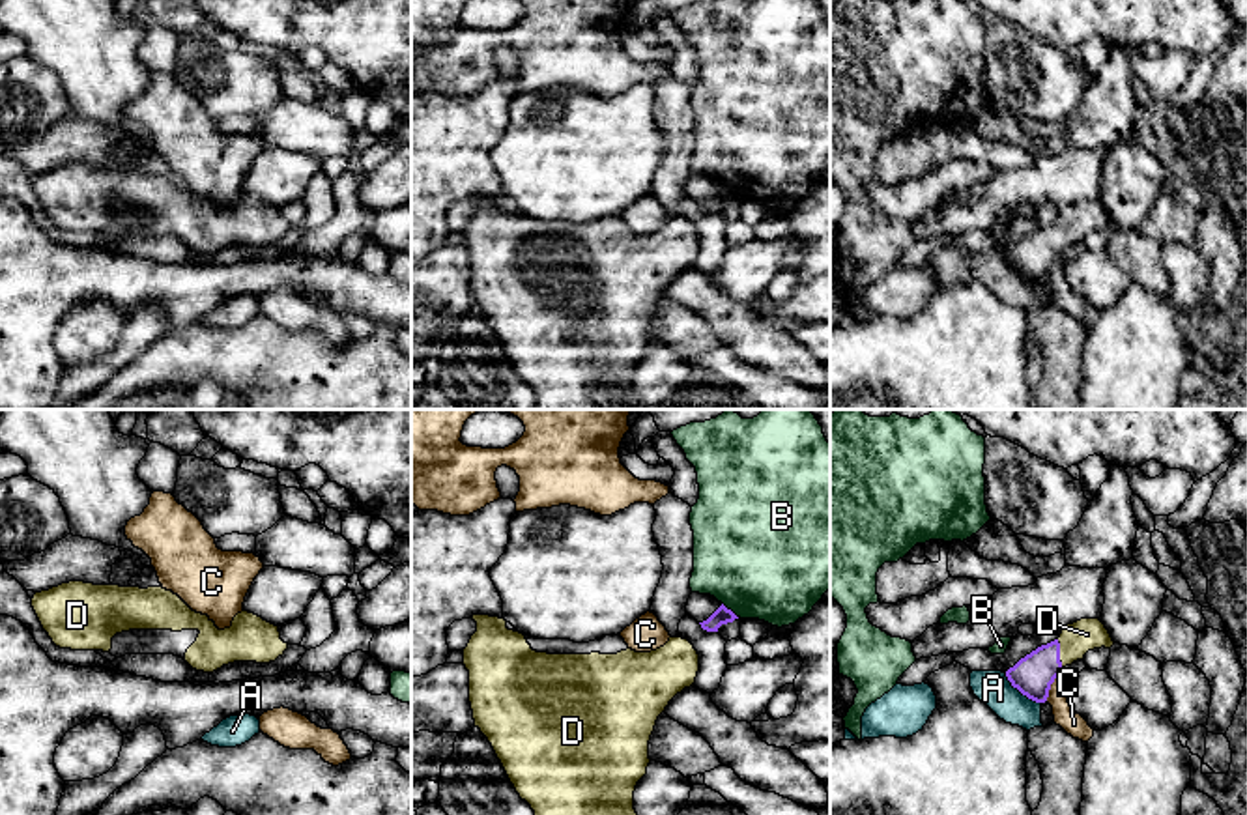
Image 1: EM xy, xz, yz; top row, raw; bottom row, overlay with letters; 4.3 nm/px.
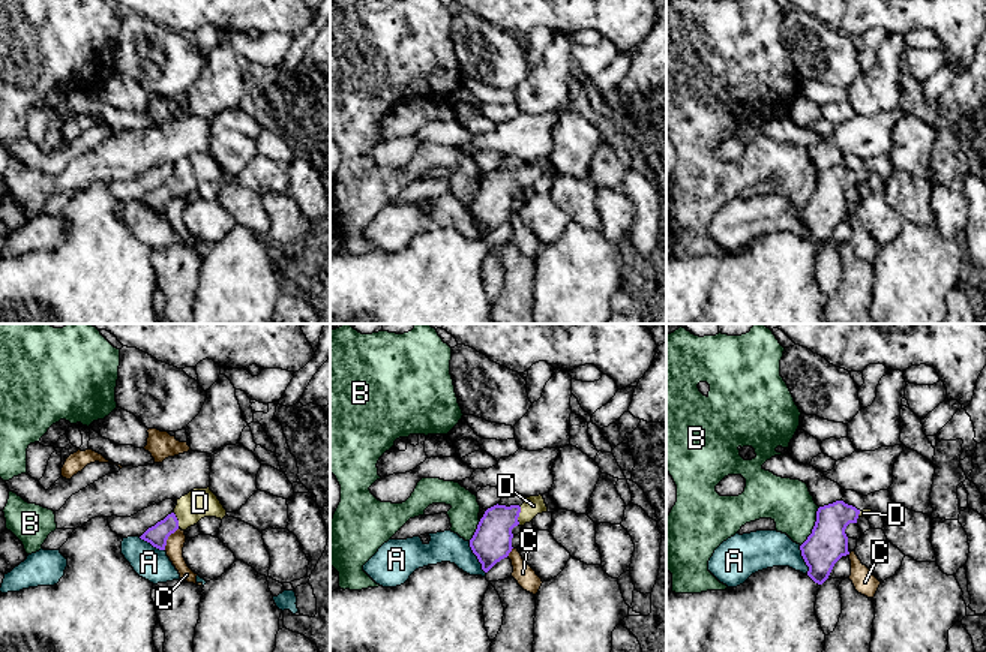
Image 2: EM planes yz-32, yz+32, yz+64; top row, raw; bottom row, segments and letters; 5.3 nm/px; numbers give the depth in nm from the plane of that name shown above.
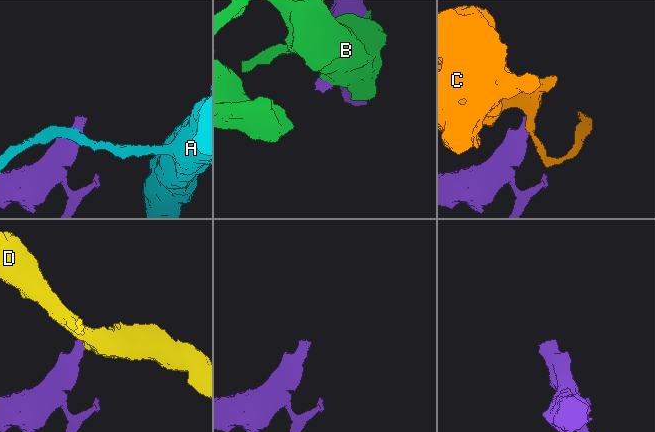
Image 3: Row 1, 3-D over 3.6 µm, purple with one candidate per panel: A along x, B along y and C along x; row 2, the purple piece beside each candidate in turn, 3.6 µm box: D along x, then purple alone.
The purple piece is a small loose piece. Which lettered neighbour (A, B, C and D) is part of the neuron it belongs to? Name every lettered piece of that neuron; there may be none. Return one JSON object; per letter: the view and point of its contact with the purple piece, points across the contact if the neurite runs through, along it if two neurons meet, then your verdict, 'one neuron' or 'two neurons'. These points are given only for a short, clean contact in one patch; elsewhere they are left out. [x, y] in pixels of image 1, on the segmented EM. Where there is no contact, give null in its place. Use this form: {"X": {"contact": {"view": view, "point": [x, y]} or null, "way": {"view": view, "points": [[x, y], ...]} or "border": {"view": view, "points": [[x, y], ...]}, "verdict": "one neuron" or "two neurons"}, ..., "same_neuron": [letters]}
{"A": {"contact": {"view": "yz", "point": [1021, 692]}, "border": {"view": "yz", "points": [[1004, 673], [1014, 686], [1040, 703]]}, "verdict": "two neurons"}, "B": {"contact": {"view": "xz", "point": [730, 610]}, "verdict": "two neurons"}, "C": {"contact": {"view": "yz", "point": [1049, 686]}, "border": {"view": "yz", "points": [[1059, 673], [1046, 700]]}, "verdict": "two neurons"}, "D": {"contact": {"view": "yz", "point": [1059, 653]}, "way": {"view": "yz", "points": [[1032, 675], [1059, 653], [1087, 634]]}, "verdict": "one neuron"}, "same_neuron": ["D"]}

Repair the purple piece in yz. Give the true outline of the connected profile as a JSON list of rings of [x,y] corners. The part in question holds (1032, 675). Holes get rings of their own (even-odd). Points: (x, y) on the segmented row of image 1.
[[[1081,619],[1064,626],[1058,639],[1021,658],[1006,671],[1006,677],[1028,699],[1045,703],[1051,684],[1066,665],[1082,660],[1088,651],[1112,645],[1114,641],[1099,619]]]

